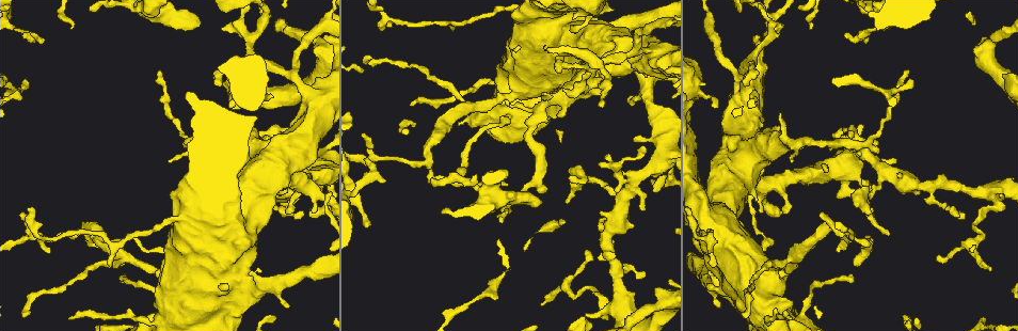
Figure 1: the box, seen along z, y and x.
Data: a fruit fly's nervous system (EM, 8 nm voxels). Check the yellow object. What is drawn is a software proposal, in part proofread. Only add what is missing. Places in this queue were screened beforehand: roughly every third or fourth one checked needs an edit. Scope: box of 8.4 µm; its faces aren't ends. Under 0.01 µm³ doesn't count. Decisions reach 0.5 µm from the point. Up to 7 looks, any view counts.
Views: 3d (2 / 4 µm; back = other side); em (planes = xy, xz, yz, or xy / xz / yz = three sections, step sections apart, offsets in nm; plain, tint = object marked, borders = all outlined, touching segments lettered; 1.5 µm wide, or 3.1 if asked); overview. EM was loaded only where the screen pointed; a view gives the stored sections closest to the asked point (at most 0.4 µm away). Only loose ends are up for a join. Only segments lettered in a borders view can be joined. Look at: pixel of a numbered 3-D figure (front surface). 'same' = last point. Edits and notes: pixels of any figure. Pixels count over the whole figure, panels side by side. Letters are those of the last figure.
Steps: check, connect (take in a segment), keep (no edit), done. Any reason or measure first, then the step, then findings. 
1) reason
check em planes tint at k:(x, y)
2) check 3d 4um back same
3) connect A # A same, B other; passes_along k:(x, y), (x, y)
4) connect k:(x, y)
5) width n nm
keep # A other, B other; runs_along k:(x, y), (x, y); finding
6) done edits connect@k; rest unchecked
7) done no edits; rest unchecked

stops while still wide
check em planes tint at 1:(723, 141)

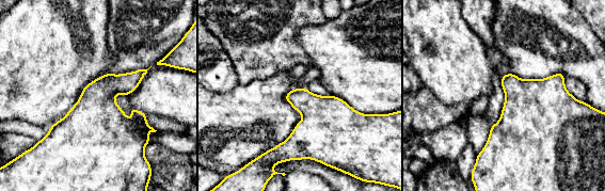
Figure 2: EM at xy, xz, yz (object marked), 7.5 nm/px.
check em planes borders same

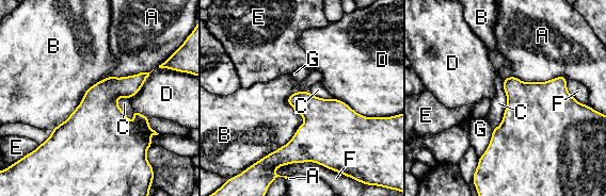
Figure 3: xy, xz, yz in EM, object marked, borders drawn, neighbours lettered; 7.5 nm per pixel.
keep # A other, B other, C other, D other, E other, F other, G other; none of them fits

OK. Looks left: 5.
an open end
check 3d 4um at 1:(627, 98)

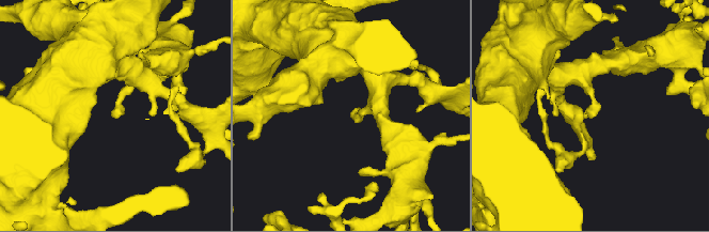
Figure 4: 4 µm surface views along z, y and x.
check em planes borders at 4:(352, 114)

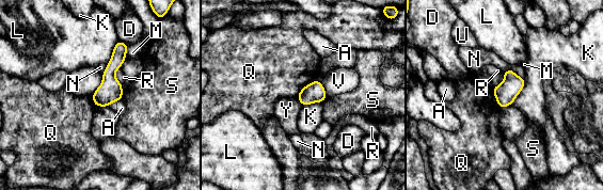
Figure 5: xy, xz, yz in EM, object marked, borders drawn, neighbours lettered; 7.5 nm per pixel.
longest_contact K 220 nm
keep # A other, D other, K other, L other, M other, N other, Q other, R other, S other, U other, V other, Y other; border 5:(101, 74), (101, 82), (91, 96); no lettered segment goes on from it

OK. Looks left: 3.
check 3d 4um at 1:(545, 94)

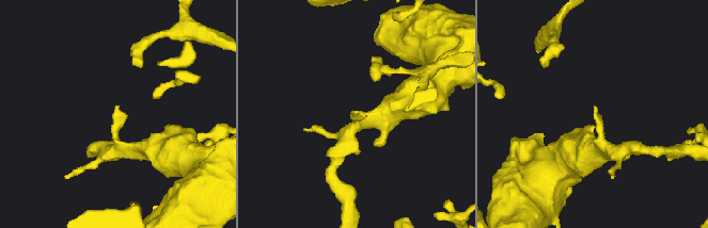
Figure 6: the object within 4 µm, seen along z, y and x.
check em xy step 8 borders at 6:(352, 112)

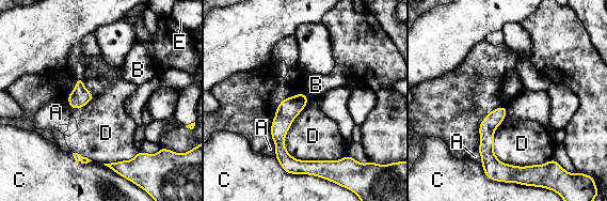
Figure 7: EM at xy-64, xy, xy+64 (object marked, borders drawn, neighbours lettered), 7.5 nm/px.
keep # A other, B other, C other, D other, E other; border 7:(272, 140), (275, 156); no lettered segment goes on from it

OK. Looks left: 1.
done no edits; rest unchecked

